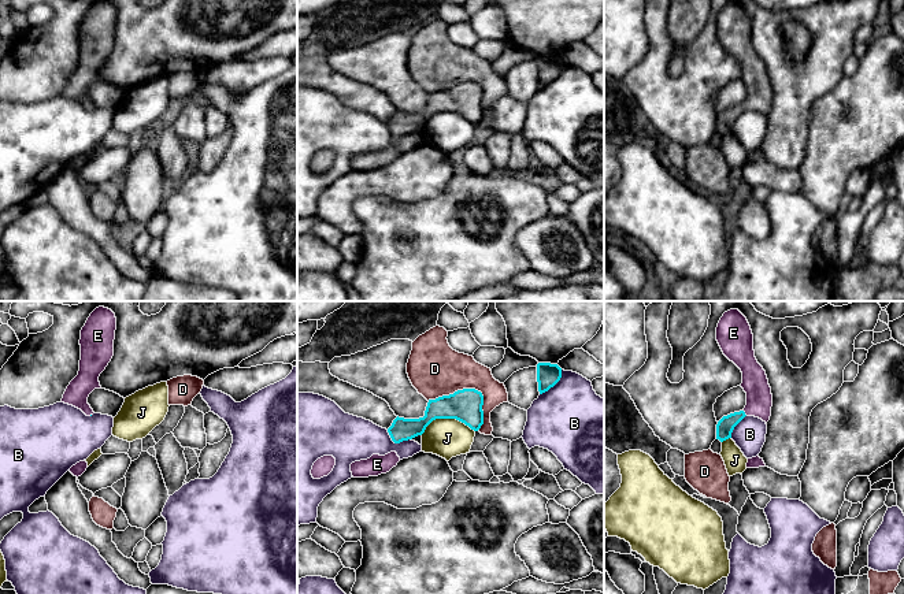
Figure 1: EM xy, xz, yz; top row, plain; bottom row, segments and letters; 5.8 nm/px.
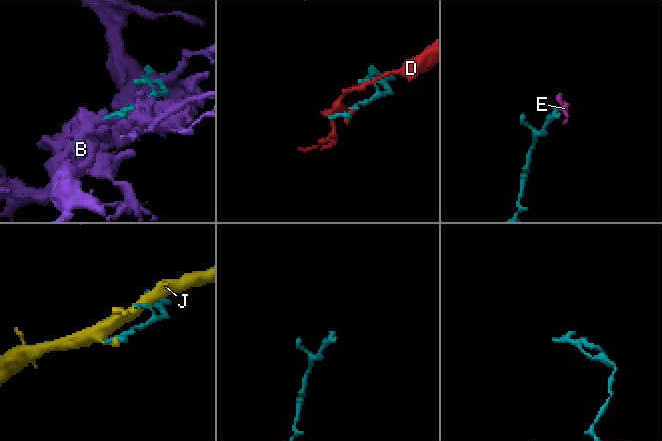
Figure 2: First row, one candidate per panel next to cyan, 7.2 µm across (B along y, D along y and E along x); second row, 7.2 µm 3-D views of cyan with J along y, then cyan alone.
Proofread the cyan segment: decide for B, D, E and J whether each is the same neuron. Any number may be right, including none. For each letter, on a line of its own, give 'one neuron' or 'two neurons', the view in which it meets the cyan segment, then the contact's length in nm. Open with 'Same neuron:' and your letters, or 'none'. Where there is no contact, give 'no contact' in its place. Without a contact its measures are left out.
Same neuron: E
B: two neurons | xz | 200 nm
D: two neurons | xz | 360 nm
E: one neuron | yz | 40 nm
J: two neurons | xz | 320 nm

